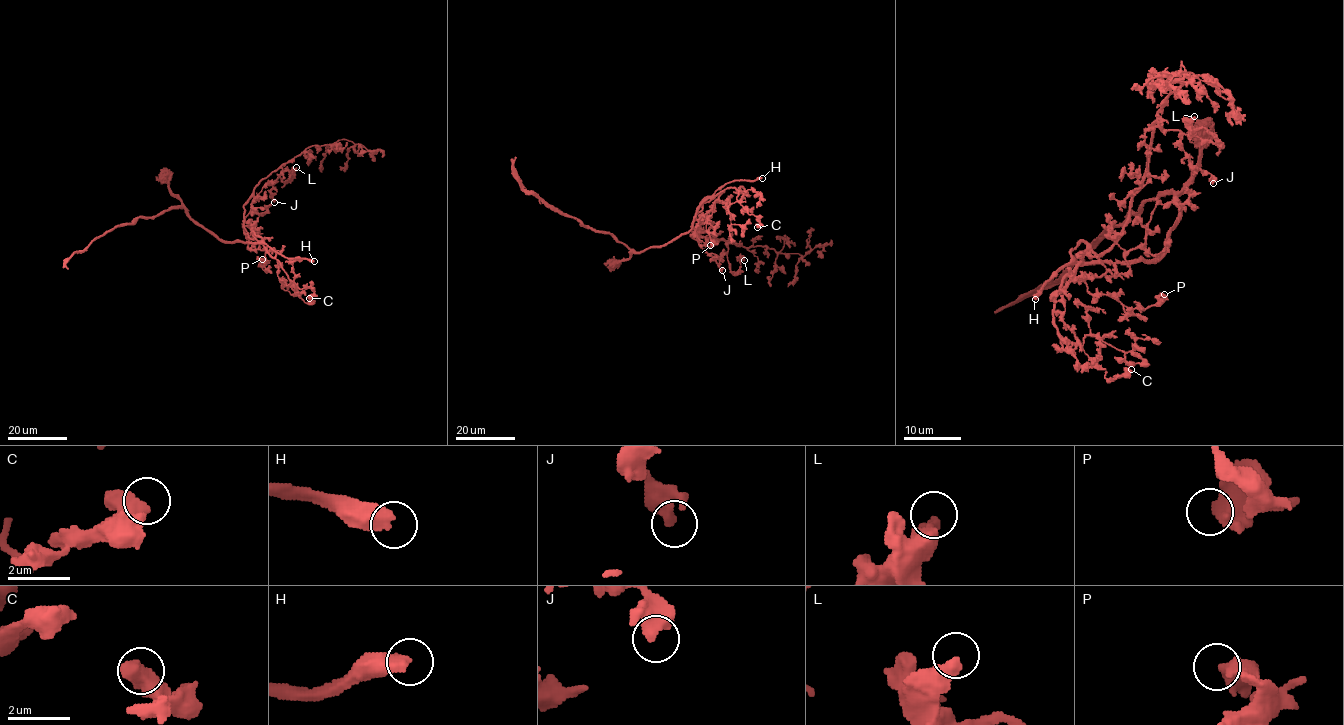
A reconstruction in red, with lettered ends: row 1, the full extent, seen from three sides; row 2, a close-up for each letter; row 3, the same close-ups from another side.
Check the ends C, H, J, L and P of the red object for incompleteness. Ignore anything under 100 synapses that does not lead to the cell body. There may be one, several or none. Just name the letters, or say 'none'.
H

